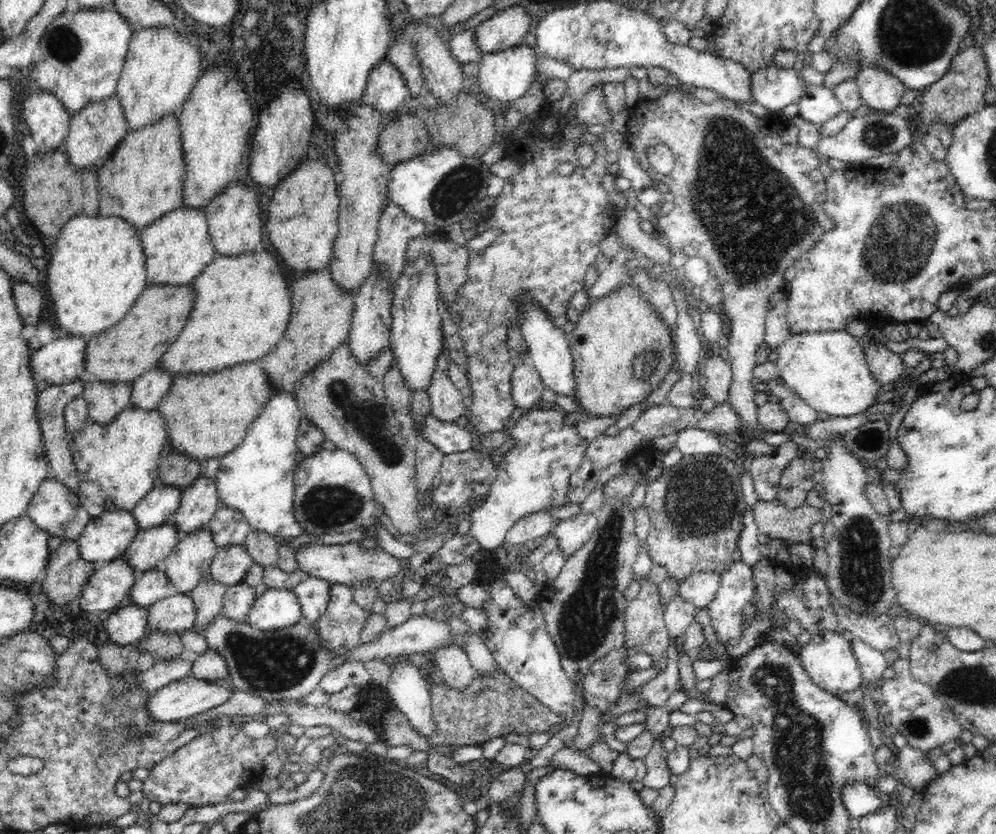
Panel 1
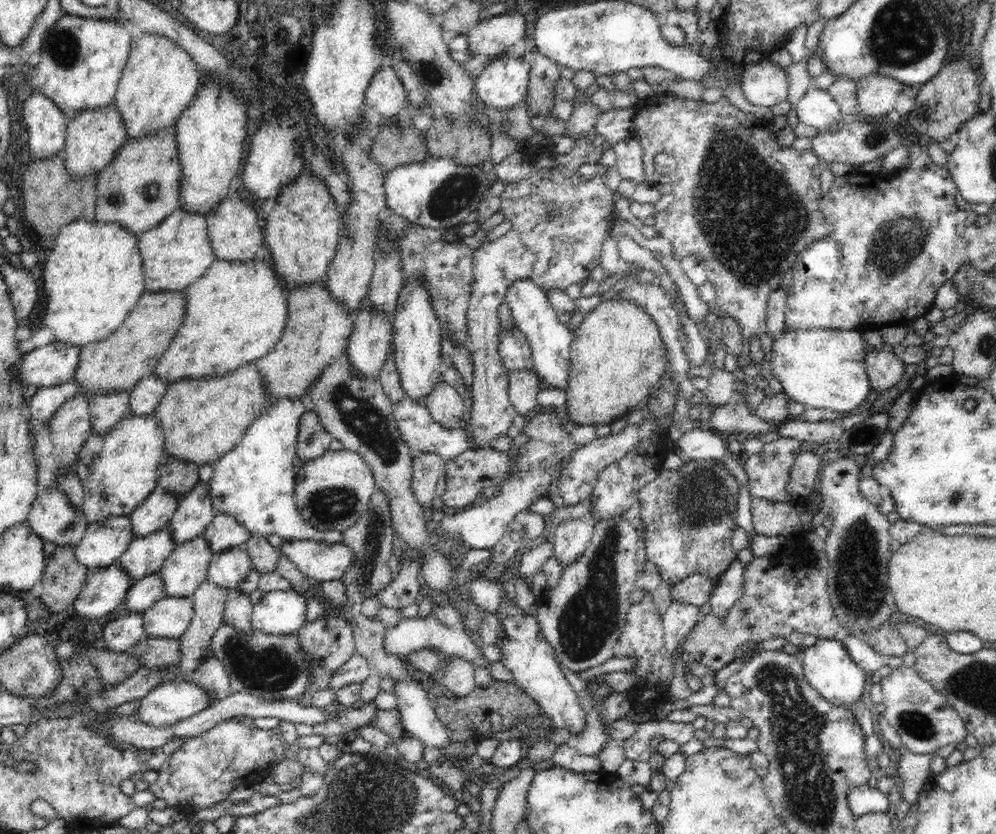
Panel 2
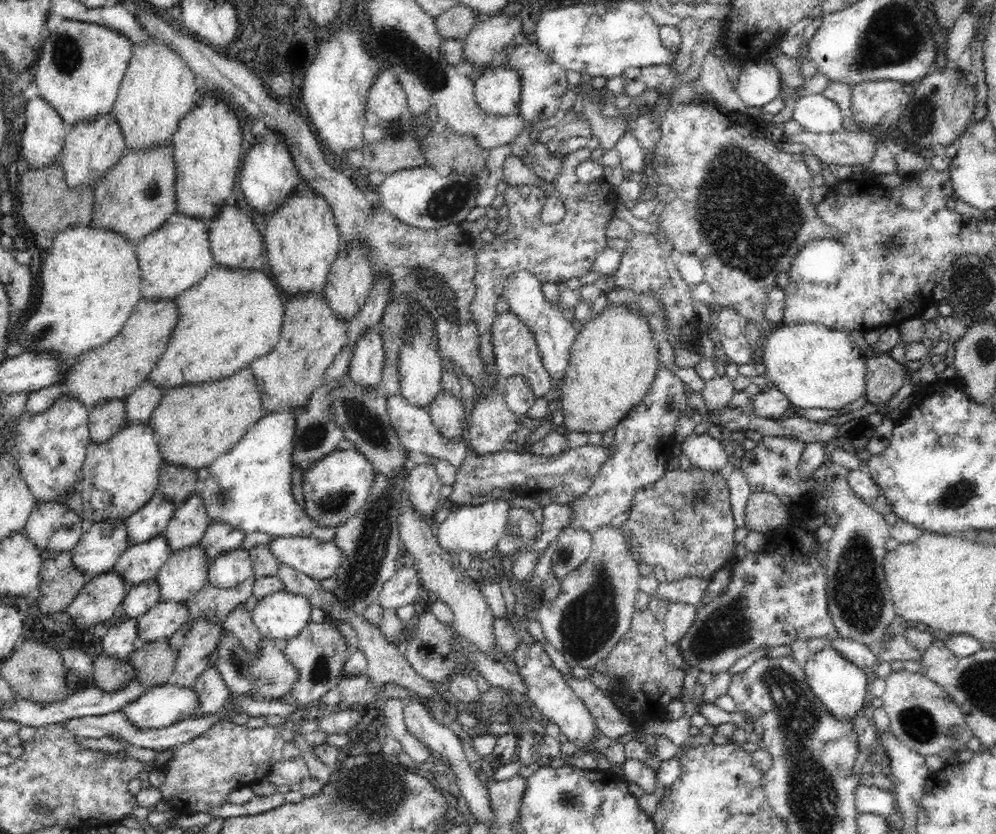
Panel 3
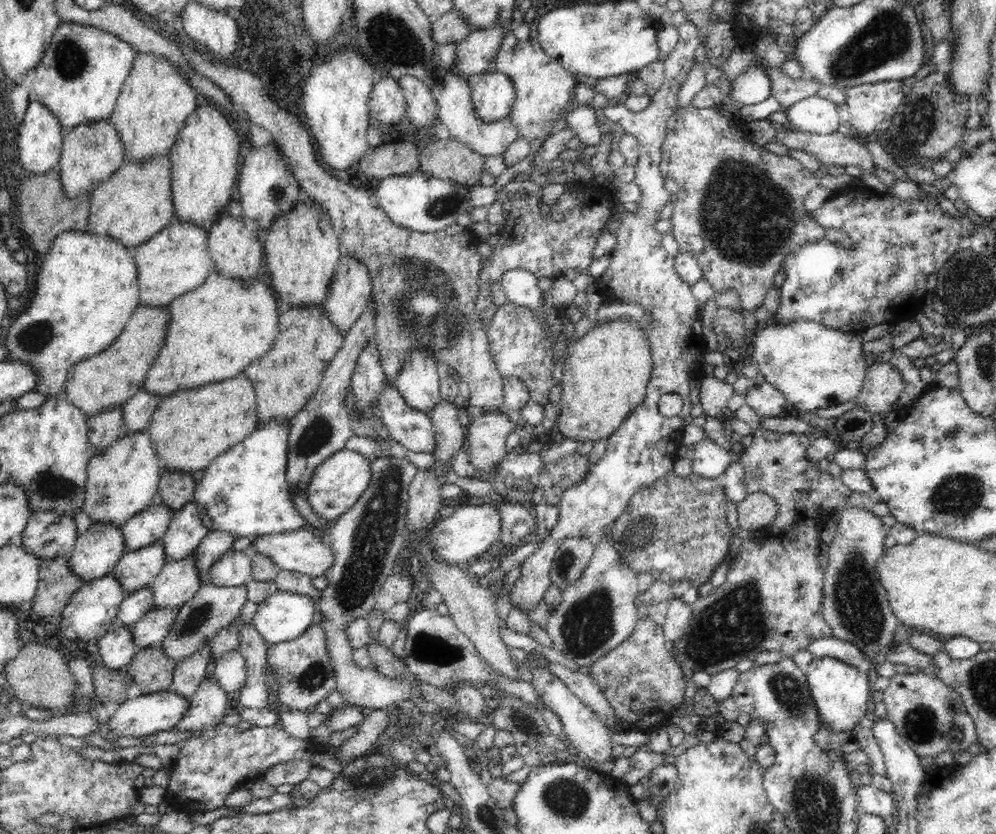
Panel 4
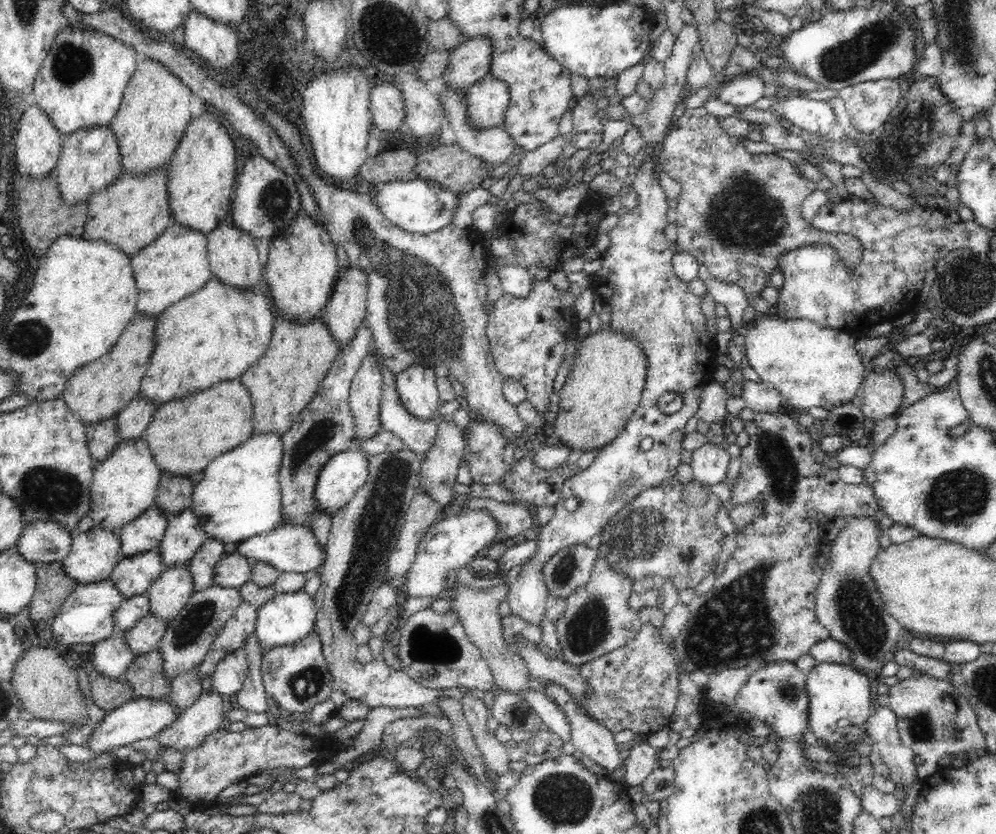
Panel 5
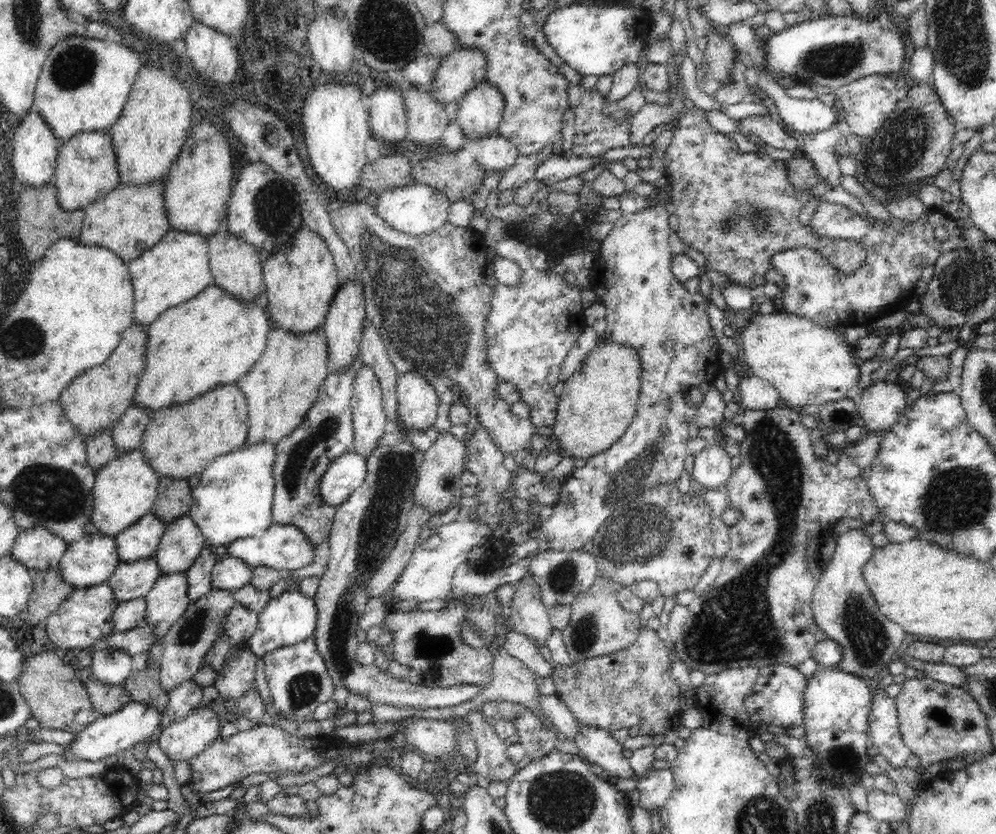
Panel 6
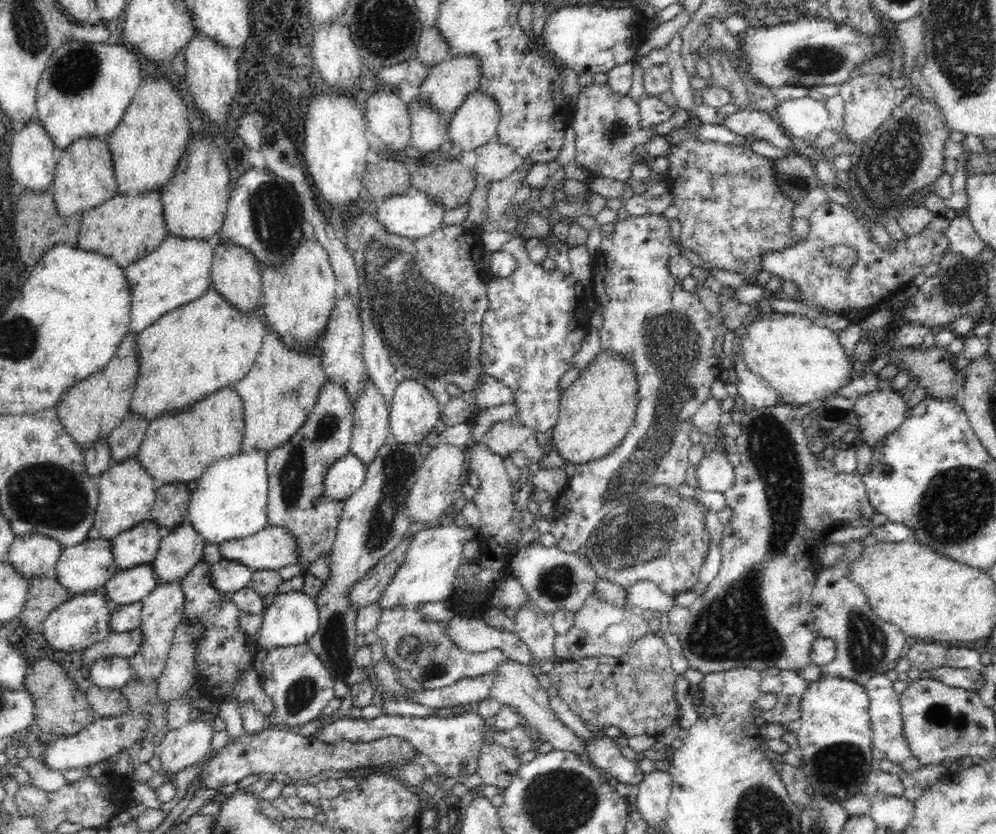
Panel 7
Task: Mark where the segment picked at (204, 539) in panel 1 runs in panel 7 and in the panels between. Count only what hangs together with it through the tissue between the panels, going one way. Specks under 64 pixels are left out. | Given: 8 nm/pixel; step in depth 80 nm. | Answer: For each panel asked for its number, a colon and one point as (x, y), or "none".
2: (185, 569)
3: (185, 572)
4: (177, 582)
5: (168, 594)
6: (167, 600)
7: (162, 610)

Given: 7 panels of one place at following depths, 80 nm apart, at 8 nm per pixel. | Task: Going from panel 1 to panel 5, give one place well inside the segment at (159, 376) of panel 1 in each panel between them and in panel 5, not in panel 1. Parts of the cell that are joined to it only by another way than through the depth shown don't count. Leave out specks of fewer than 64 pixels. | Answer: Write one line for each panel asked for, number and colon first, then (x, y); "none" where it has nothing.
2: (143, 399)
3: (139, 405)
4: (137, 411)
5: (135, 417)

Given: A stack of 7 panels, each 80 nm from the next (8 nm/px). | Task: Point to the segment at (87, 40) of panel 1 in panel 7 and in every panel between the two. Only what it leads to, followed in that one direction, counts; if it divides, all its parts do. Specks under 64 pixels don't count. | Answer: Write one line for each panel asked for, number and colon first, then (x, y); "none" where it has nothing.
2: (82, 59)
3: (80, 67)
4: (80, 76)
5: (80, 84)
6: (84, 84)
7: (85, 89)

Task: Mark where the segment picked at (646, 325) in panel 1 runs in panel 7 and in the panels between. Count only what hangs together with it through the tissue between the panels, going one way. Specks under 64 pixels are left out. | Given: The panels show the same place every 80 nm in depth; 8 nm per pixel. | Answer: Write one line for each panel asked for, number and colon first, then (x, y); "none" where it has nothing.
2: (617, 354)
3: (613, 362)
4: (605, 378)
5: (604, 385)
6: (598, 402)
7: (596, 411)

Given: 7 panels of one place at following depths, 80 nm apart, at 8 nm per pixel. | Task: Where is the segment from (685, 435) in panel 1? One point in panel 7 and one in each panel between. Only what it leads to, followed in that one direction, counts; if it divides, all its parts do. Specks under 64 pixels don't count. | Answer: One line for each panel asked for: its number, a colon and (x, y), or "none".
2: (699, 444)
3: (705, 452)
4: (708, 460)
5: (710, 462)
6: (712, 469)
7: (714, 473)

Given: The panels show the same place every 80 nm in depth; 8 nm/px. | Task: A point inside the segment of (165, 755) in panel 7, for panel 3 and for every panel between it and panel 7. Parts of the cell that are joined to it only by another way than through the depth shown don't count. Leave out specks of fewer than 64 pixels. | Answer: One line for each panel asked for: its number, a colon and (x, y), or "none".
3: (210, 687)
4: (206, 709)
5: (190, 729)
6: (181, 740)

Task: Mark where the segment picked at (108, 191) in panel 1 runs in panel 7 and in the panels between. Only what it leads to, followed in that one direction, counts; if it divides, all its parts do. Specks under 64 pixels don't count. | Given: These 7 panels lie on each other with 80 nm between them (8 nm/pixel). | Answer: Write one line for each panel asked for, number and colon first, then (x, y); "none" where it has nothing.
2: (140, 188)
3: (137, 196)
4: (135, 203)
5: (132, 212)
6: (129, 220)
7: (126, 228)

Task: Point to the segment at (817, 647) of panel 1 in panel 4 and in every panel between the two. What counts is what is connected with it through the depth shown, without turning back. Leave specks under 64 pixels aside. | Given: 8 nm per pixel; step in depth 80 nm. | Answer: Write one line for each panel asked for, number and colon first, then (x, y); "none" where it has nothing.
2: (828, 668)
3: (841, 687)
4: (840, 692)

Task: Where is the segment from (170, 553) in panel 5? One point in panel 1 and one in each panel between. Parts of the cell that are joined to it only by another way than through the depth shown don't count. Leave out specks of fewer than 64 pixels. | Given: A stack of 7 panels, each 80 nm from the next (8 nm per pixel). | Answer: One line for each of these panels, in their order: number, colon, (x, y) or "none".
1: (199, 501)
2: (194, 512)
3: (190, 520)
4: (185, 532)

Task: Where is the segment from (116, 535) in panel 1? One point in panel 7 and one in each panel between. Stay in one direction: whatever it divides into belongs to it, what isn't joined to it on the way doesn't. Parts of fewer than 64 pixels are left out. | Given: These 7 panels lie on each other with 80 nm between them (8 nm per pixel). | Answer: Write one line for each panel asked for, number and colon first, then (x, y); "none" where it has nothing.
2: (103, 542)
3: (99, 547)
4: (95, 553)
5: (93, 555)
6: (89, 561)
7: (88, 565)

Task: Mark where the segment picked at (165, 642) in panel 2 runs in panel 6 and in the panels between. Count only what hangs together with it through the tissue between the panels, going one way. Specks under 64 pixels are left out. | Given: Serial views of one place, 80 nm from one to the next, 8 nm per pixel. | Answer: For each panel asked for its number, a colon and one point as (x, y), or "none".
3: (154, 662)
4: (151, 668)
5: (146, 676)
6: (143, 686)

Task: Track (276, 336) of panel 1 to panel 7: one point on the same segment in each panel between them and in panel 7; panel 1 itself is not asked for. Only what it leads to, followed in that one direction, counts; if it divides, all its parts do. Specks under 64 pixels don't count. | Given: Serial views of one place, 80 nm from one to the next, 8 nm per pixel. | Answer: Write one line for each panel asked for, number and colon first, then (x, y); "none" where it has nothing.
2: (234, 314)
3: (233, 316)
4: (216, 331)
5: (214, 335)
6: (213, 338)
7: (205, 345)

